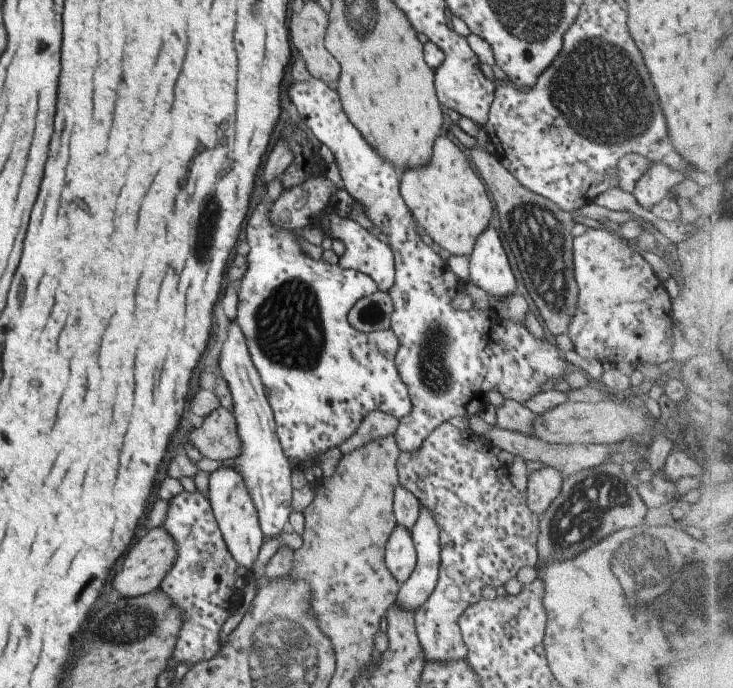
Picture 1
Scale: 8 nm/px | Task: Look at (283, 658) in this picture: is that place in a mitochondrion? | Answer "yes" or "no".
yes

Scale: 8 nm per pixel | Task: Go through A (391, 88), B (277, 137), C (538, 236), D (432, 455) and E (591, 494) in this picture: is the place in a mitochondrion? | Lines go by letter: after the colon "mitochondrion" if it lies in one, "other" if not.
A: other
B: other
C: mitochondrion
D: other
E: mitochondrion

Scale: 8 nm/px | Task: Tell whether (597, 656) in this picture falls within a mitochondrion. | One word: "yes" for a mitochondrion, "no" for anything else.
no

